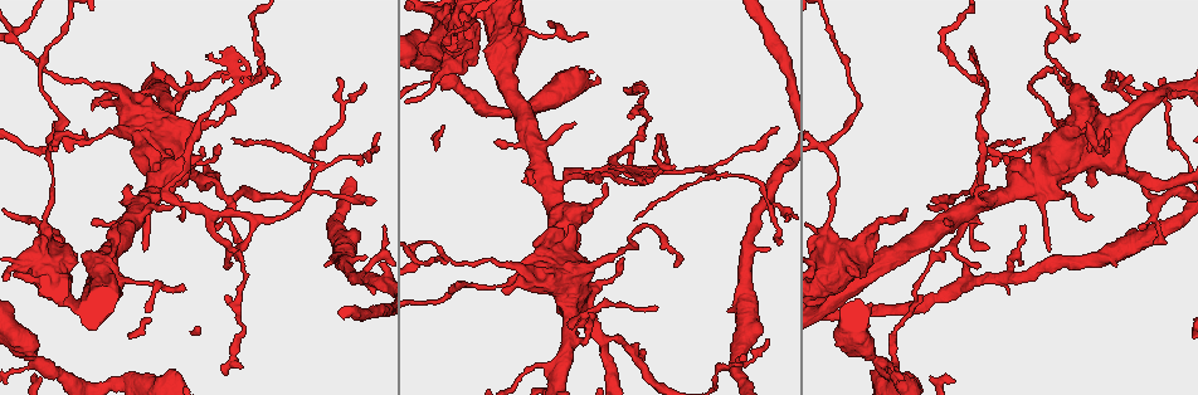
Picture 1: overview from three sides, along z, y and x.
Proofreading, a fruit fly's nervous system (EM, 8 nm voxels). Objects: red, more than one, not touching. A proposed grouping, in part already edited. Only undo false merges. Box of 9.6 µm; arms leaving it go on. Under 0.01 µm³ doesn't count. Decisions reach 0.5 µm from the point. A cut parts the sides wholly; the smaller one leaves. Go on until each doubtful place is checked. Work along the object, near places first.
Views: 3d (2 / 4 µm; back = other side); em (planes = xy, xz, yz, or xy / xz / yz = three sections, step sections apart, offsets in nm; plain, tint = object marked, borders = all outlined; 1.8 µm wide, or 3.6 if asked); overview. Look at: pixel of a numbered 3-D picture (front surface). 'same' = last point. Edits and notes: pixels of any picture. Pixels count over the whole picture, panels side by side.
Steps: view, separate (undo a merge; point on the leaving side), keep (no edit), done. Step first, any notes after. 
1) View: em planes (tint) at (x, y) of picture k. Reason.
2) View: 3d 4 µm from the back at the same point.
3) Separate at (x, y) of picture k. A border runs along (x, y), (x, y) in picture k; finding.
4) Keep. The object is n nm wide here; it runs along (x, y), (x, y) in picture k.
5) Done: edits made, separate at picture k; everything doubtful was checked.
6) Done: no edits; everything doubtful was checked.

View: em yz step 16 (tint) at (635, 183) of picture 1. Branch point.

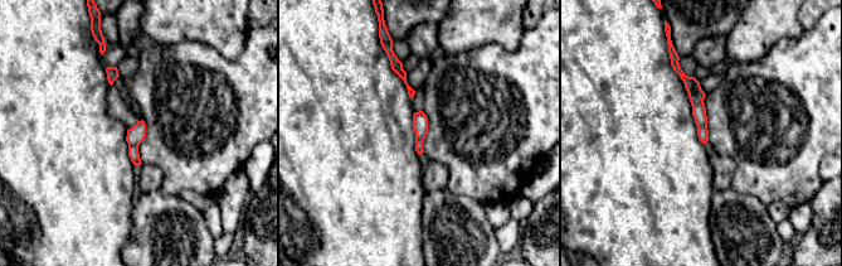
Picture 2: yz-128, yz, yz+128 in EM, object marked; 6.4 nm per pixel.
View: em planes (tint) at the same point. Another direction.

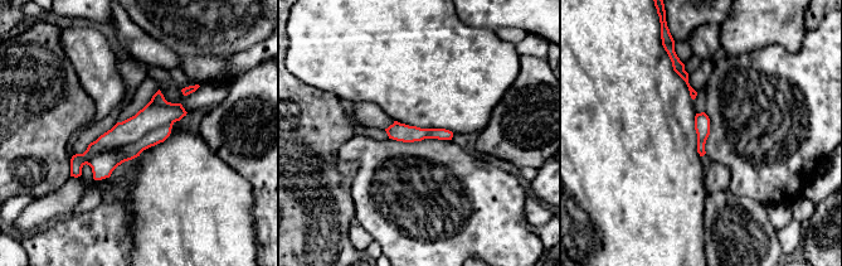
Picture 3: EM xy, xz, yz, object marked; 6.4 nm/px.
Keep. The object is 100 nm wide here; it runs along (181, 111), (161, 115), (73, 172) in picture 3; all the same neuron.

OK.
View: 3d 4 µm at (1042, 189) of picture 1. Sharp bend.

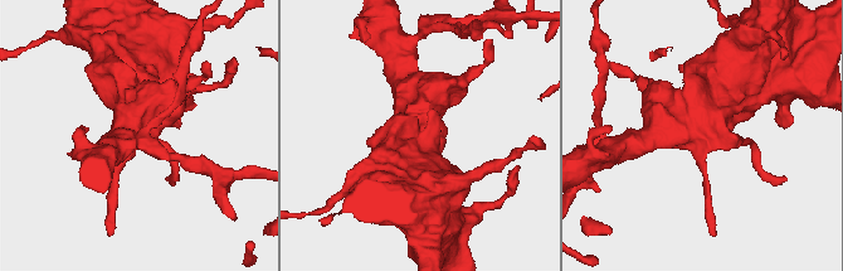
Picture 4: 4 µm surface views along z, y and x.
View: em 3.6 µm yz step 8 (tint) at (700, 135) of picture 4. Now the EM.

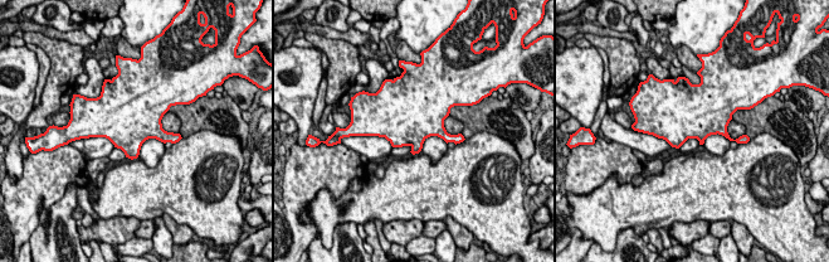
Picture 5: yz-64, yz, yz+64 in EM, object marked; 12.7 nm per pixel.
View: em 3.6 µm planes (tint) at the same point. Cut it another way.

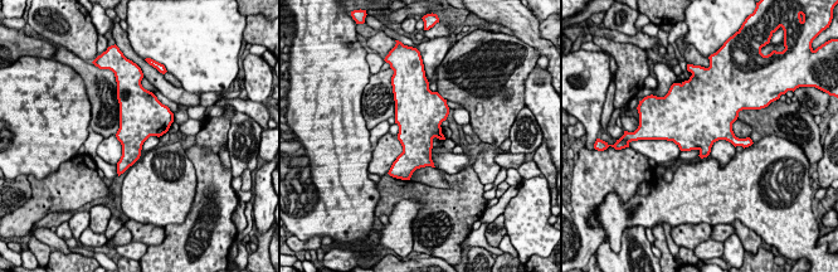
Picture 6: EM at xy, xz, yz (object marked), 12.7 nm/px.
Keep. Continuous, no second neuron.

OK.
View: em 3.6 µm planes (borders) at (1094, 156) of picture 1. Calibre changes.

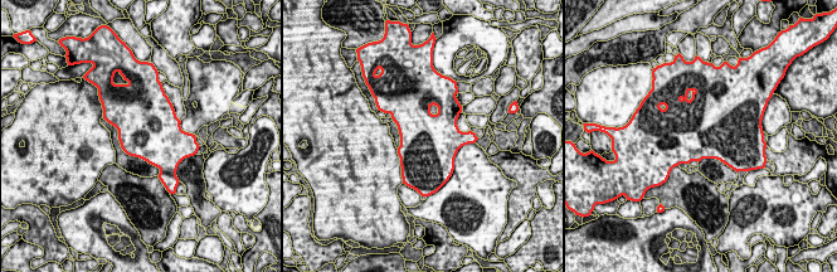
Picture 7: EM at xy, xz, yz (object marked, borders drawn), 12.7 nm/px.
Keep. Continuous, no second neuron.

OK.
View: 3d 4 µm at (174, 378) of picture 1. Abrupt turn.

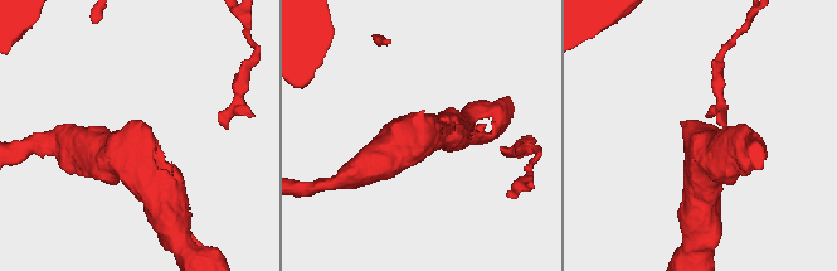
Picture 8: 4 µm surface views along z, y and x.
View: em 3.6 µm planes (tint) at (422, 136) of picture 8.

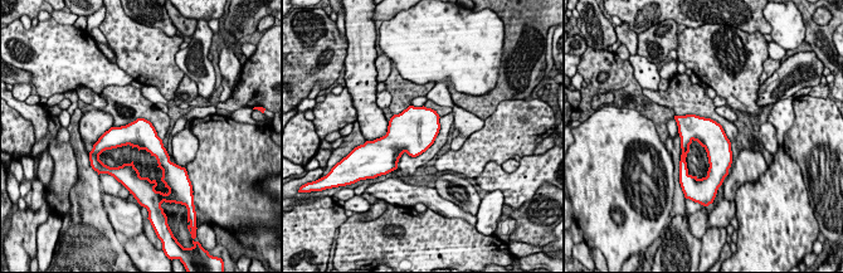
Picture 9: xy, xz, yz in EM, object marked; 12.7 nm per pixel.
Keep. All the same neuron.

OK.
Done: no edits; everything doubtful was checked.

